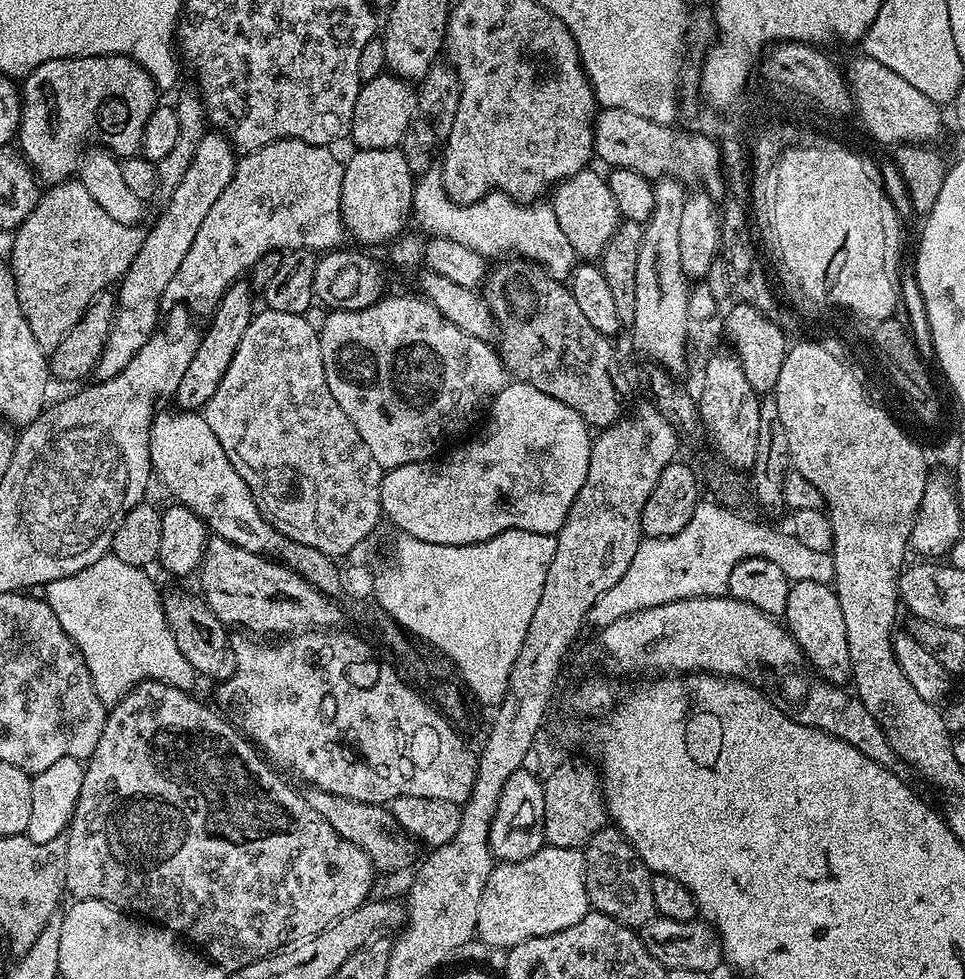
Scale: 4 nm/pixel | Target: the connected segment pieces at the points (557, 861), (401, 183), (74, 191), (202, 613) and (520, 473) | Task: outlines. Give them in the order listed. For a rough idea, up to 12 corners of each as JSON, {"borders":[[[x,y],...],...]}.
{"borders":[[[583,851],[493,867],[476,936],[507,950],[589,910]],[[399,147],[343,161],[340,213],[360,246],[410,224],[414,173]],[[73,178],[12,238],[22,314],[51,354],[130,270],[144,232]],[[163,593],[186,662],[212,682],[236,669],[232,636],[203,595]],[[509,382],[477,440],[389,468],[403,535],[559,532],[589,425]]]}

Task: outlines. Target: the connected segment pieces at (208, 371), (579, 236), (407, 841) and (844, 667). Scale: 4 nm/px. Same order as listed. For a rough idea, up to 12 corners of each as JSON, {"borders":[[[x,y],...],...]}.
{"borders":[[[241,278],[210,313],[198,350],[174,393],[200,412],[230,370],[254,315]],[[586,167],[550,203],[577,257],[603,257],[622,223],[607,179]],[[313,787],[302,795],[377,871],[415,860],[385,805]],[[798,581],[783,619],[821,681],[851,681],[831,583]]]}

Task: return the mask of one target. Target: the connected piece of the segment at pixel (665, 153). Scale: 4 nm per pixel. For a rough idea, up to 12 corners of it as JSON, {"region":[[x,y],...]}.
{"region":[[597,111],[592,147],[655,182],[722,188],[720,147],[699,130]]}

